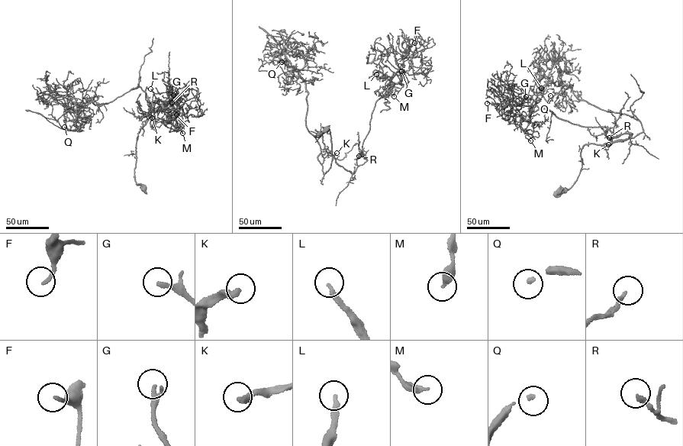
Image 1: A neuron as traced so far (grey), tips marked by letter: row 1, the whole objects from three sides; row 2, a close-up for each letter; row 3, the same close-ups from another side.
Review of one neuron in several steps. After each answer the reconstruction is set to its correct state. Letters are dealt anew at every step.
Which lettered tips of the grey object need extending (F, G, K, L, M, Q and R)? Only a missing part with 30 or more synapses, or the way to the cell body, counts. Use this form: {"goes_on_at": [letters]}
{"goes_on_at": ["Q"]}

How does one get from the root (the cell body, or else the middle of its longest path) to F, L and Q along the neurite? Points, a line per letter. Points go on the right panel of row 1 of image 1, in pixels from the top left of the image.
F: (559, 192), (577, 179), (584, 145), (632, 134), (613, 137), (546, 108), (522, 116), (505, 101), (487, 103)
L: (559, 192), (577, 179), (584, 145), (633, 134), (613, 137), (531, 105), (541, 88)
Q: (559, 192), (577, 179), (584, 145), (643, 130), (633, 117), (578, 99), (571, 86), (549, 103), (550, 95)

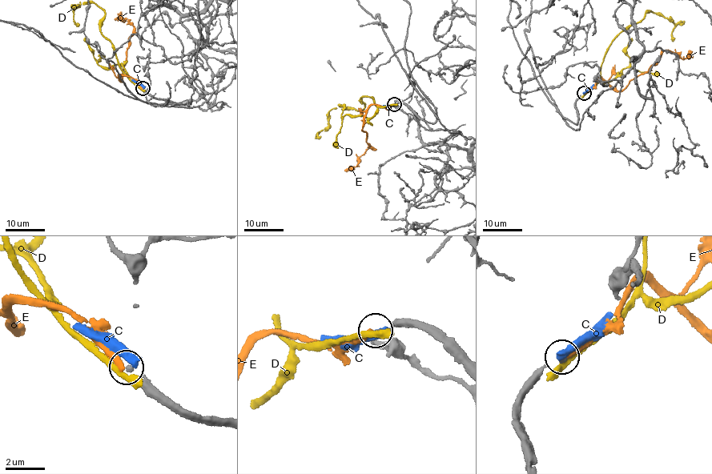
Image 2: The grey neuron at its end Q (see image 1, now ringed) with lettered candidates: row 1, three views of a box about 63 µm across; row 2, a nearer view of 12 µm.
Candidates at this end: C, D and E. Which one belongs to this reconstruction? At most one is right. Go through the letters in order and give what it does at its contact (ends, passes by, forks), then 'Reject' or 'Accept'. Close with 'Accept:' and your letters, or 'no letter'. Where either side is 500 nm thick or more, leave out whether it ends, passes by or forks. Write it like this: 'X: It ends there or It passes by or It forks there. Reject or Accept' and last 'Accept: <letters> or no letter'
C: It ends there. Reject
D: It passes by. Reject
E: It ends there. Accept
Accept: E

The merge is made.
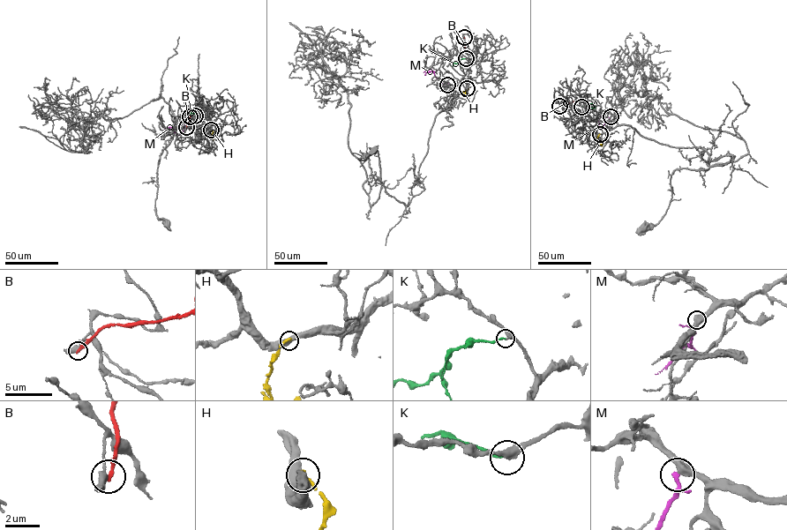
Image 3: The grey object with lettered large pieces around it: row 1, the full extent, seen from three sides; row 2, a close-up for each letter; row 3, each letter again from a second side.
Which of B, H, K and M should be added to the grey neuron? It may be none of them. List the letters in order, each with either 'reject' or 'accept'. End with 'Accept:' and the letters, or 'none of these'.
B: reject
H: reject
K: accept
M: reject
Accept: K

